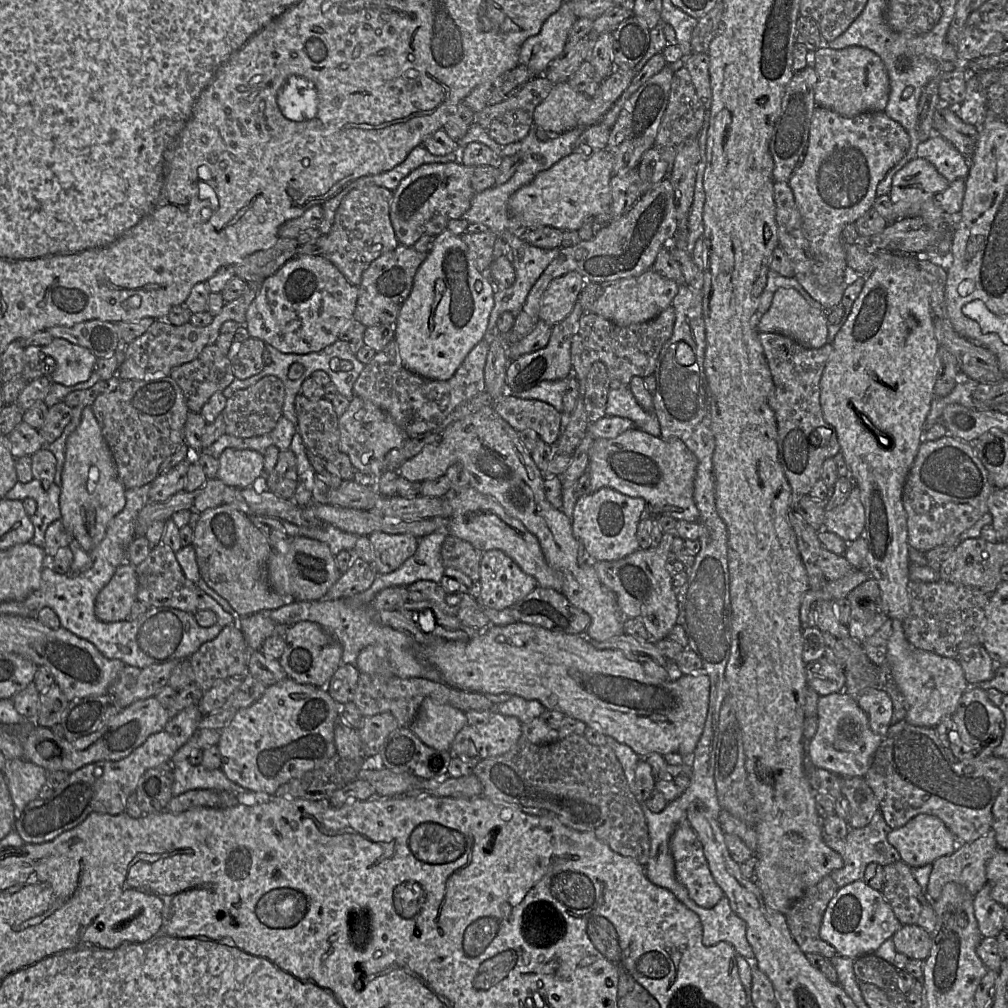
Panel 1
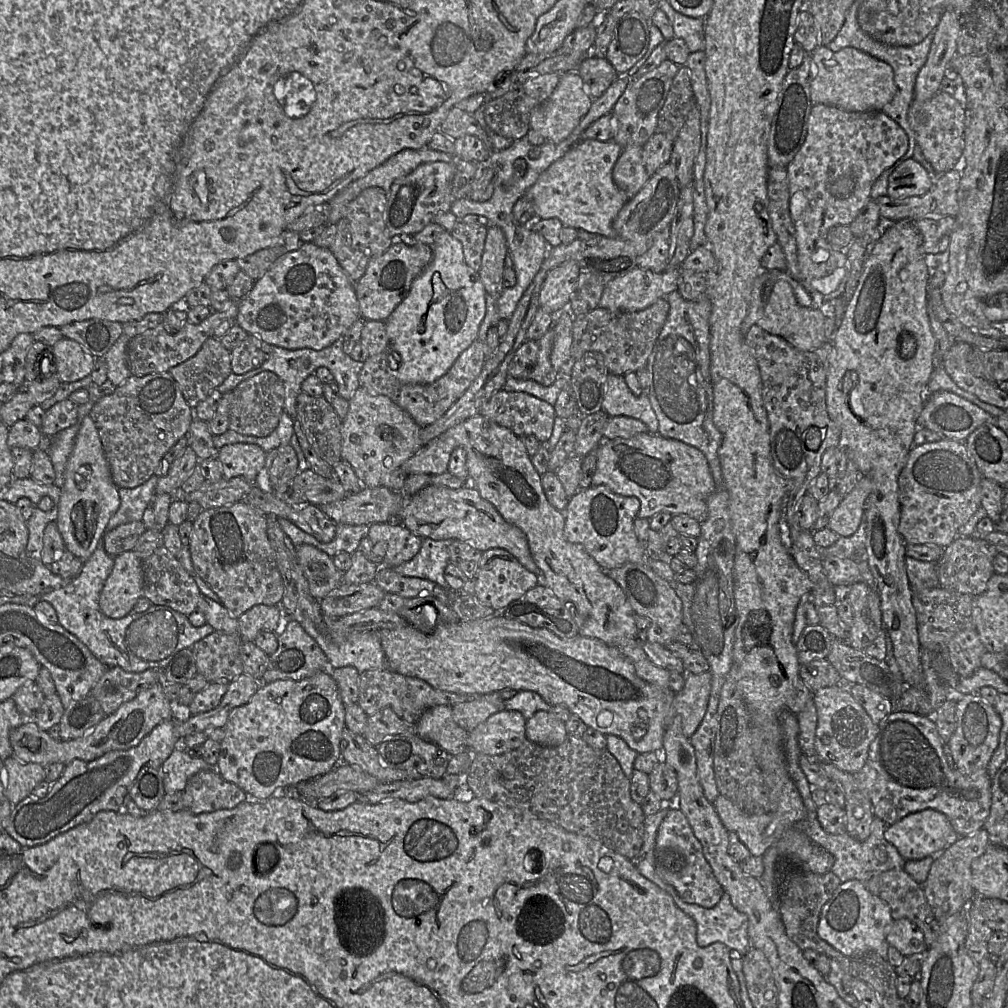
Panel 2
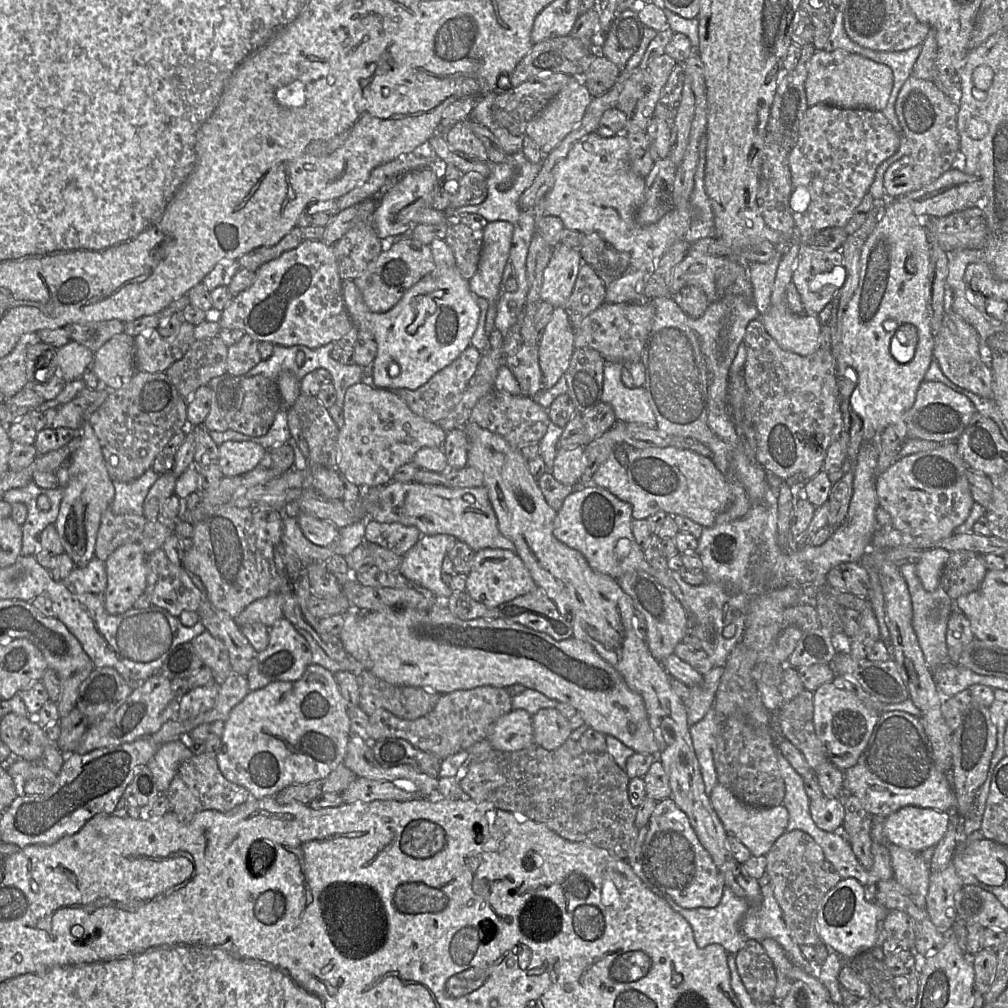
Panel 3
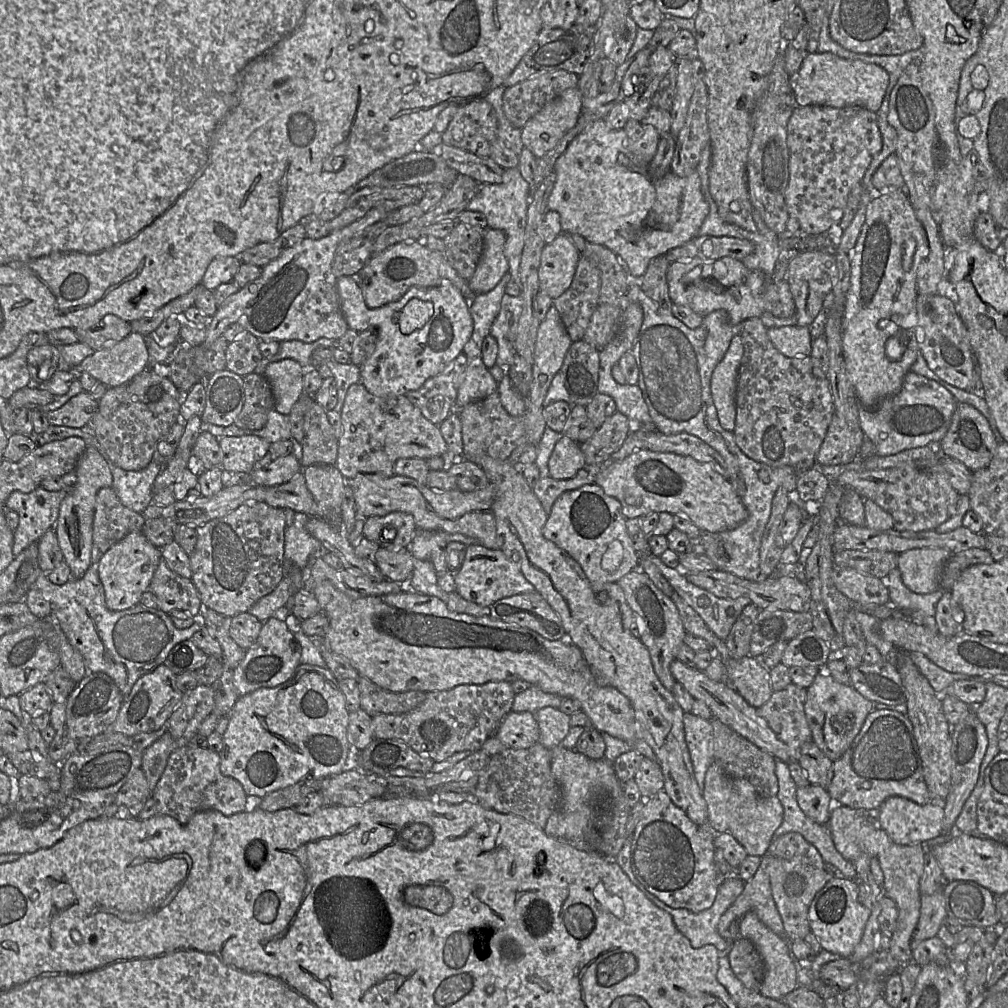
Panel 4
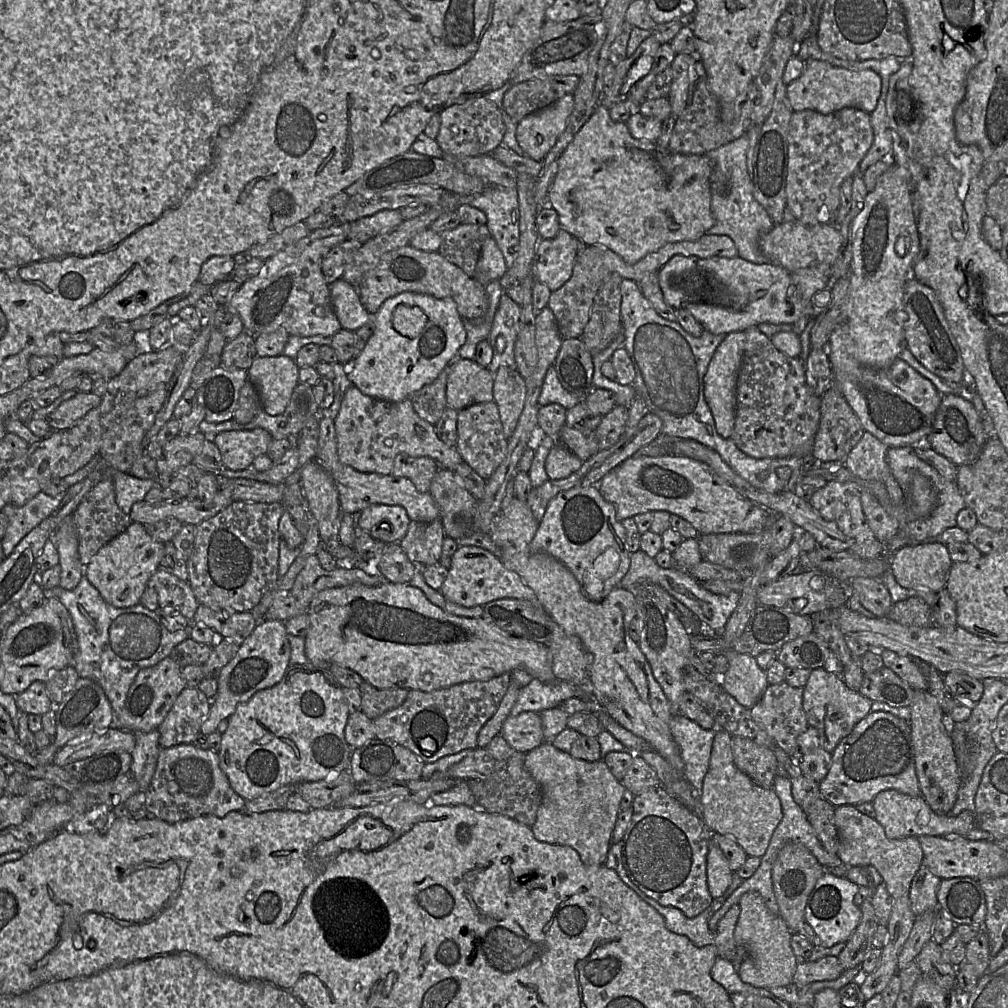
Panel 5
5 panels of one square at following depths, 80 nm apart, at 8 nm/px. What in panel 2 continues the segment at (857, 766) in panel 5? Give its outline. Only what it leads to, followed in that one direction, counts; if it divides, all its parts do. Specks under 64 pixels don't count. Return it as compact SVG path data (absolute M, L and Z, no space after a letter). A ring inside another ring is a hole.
M893 711L878 727L878 733L869 746L864 766L853 774L858 787L871 801L875 817L891 825L910 813L934 809L947 816L958 837L969 836L983 828L991 806L992 778L988 775L987 769L963 774L948 765L943 743L932 716Z

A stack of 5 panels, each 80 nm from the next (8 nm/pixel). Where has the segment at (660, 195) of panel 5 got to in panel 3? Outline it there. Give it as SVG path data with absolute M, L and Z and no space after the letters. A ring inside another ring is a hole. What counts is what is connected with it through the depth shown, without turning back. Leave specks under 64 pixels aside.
M592 132L577 141L567 156L553 168L554 184L545 197L544 213L545 216L559 217L567 229L577 230L580 233L597 233L608 245L630 254L631 269L651 275L665 252L675 242L686 238L691 225L692 210L690 203L678 205L654 224L647 226L639 224L636 214L645 199L646 179L632 170L629 151L628 138L624 133L604 138Z

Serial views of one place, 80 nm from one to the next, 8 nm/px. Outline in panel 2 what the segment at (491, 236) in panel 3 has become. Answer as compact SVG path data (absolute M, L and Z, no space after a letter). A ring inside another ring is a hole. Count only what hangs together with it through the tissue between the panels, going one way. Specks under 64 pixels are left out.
M497 226L488 227L478 276L487 295L496 300L504 290L503 272L507 251L508 245L503 231Z

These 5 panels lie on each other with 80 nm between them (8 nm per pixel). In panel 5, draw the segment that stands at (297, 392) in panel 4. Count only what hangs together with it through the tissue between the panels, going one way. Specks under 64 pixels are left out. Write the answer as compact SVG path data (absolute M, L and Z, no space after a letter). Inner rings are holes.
M285 355L258 356L247 370L256 388L261 407L269 415L283 415L294 388L299 383L299 367Z

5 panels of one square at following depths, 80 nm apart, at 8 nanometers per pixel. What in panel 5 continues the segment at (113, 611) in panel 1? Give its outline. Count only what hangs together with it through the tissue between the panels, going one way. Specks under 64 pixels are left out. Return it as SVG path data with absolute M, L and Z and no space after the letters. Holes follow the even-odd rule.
M133 521L84 566L84 575L107 603L117 608L129 608L140 603L150 578L160 566L164 549L165 544L153 540L143 524Z

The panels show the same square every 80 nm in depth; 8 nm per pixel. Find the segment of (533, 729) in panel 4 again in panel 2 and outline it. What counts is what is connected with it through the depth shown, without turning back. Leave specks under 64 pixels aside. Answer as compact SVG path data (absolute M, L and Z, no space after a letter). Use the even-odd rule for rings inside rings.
M516 710L491 715L468 733L469 752L499 755L519 747L527 739L526 720Z

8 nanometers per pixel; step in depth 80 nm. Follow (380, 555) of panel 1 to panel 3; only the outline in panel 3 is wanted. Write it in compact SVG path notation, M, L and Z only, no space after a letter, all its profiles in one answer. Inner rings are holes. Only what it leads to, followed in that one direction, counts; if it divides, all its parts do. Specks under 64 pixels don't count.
M365 520L365 541L378 544L389 551L404 556L420 540L422 533L415 527L398 522Z

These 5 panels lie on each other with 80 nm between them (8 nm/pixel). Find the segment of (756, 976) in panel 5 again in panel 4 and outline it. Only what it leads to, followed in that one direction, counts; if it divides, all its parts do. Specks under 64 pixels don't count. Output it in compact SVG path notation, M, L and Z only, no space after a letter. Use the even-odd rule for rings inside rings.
M753 911L746 912L739 920L739 936L750 940L759 951L766 968L766 974L759 992L768 998L781 1000L798 986L797 968L792 958L789 941L763 924Z

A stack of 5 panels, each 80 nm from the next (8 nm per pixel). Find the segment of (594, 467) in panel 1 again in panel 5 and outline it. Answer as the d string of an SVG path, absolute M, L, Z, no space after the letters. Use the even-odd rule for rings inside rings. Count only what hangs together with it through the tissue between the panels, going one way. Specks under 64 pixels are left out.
M681 455L630 457L604 476L598 488L615 506L618 521L646 512L668 511L690 522L700 535L760 532L773 514L740 494L707 464Z

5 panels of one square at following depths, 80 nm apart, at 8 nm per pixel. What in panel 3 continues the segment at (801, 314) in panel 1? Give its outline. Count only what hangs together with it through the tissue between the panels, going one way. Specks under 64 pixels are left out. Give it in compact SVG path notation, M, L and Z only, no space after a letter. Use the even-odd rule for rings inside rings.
M790 243L787 247L778 248L782 250L782 257L777 268L770 304L768 309L761 315L761 321L766 332L783 350L800 356L811 355L820 348L819 337L822 323L818 316L795 314L787 301L787 288L792 281L800 245L798 243Z

